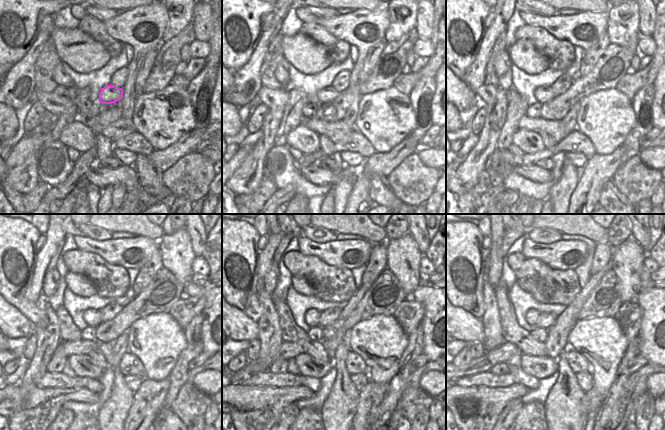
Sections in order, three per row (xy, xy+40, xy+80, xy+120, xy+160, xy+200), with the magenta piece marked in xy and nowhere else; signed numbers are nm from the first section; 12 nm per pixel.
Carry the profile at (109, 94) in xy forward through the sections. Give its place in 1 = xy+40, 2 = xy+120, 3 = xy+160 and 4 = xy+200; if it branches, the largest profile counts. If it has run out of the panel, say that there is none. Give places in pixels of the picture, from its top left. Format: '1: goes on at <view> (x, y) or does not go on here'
1: goes on at xy+40 (327, 94)
2: goes on at xy+120 (92, 317)
3: goes on at xy+160 (312, 317)
4: goes on at xy+200 (532, 315)

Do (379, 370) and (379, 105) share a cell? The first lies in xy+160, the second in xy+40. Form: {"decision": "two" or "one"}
{"decision": "one"}

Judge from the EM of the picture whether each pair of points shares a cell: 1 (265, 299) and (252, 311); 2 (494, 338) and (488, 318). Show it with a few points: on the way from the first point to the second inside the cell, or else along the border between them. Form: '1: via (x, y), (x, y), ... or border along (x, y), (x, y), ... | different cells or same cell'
1: border along (258, 294), (262, 313), (257, 322) | different cells
2: via (493, 333), (491, 323) | same cell

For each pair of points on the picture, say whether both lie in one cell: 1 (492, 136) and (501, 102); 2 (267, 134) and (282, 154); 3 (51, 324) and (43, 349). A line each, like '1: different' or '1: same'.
1: same
2: different
3: same

